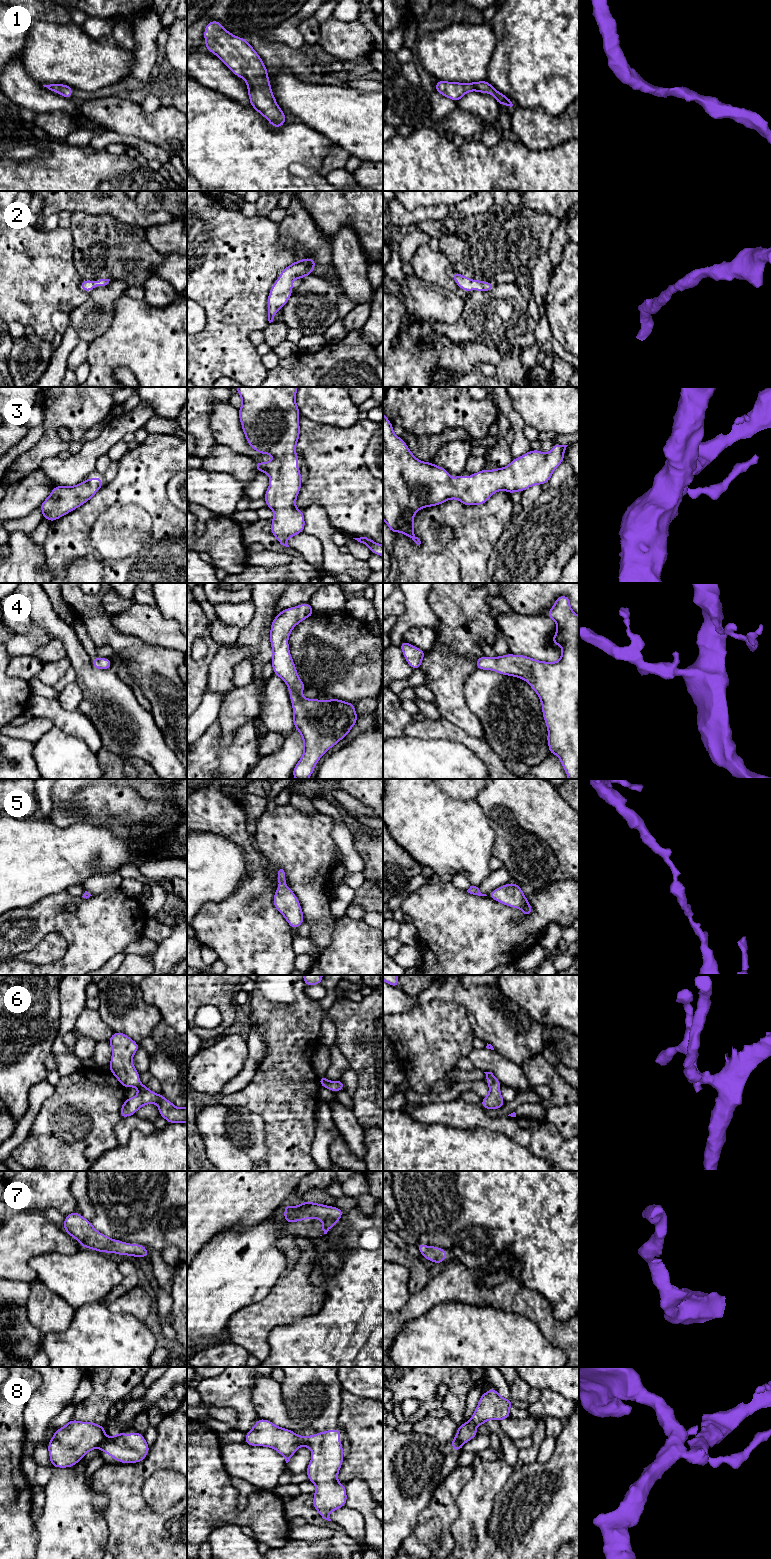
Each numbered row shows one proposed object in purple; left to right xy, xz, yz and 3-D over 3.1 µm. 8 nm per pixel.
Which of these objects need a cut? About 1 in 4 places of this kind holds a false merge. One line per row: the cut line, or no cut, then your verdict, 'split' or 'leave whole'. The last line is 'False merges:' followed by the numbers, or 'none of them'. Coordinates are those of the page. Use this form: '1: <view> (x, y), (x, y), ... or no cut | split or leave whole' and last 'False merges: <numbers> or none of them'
1: no cut | leave whole
2: no cut | leave whole
3: no cut | leave whole
4: no cut | leave whole
5: no cut | leave whole
6: no cut | leave whole
7: no cut | leave whole
8: yz (451, 1442), (459, 1442), (462, 1445) | split
False merges: 8

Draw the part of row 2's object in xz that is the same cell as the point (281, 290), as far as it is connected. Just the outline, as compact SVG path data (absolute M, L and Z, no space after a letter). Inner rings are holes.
M303 258L294 261L291 265L283 269L279 278L273 283L267 301L268 321L273 322L278 310L288 302L293 293L292 281L312 275L316 262L313 258Z

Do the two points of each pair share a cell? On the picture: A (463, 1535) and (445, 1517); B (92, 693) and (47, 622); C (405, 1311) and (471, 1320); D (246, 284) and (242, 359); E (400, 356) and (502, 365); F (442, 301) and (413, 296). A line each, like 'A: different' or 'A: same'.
A: different
B: same
C: different
D: same
E: same
F: same

